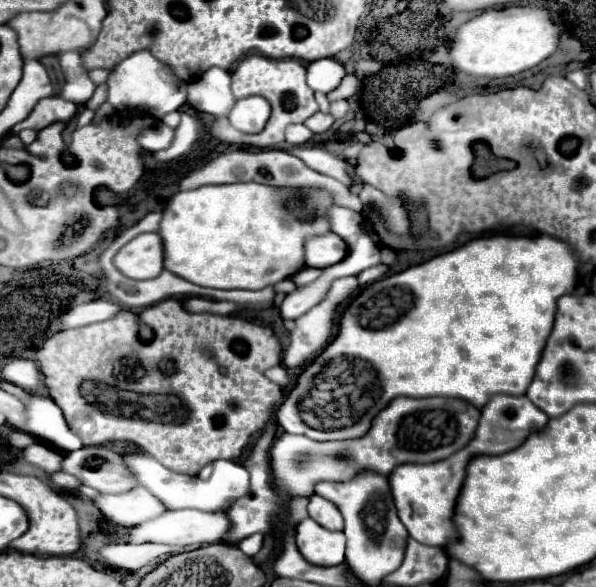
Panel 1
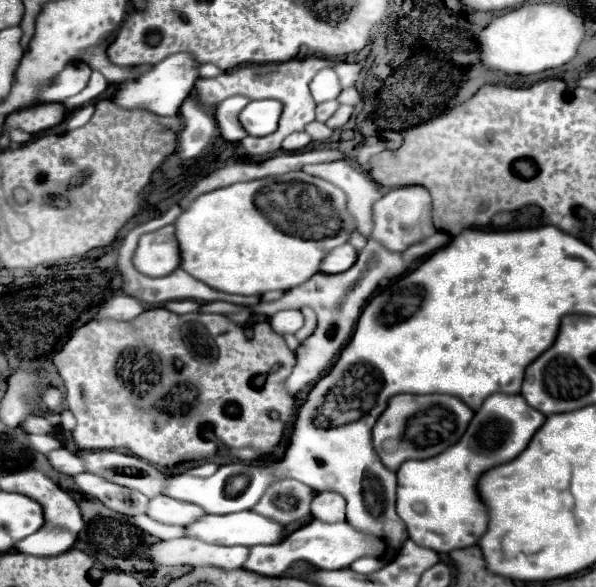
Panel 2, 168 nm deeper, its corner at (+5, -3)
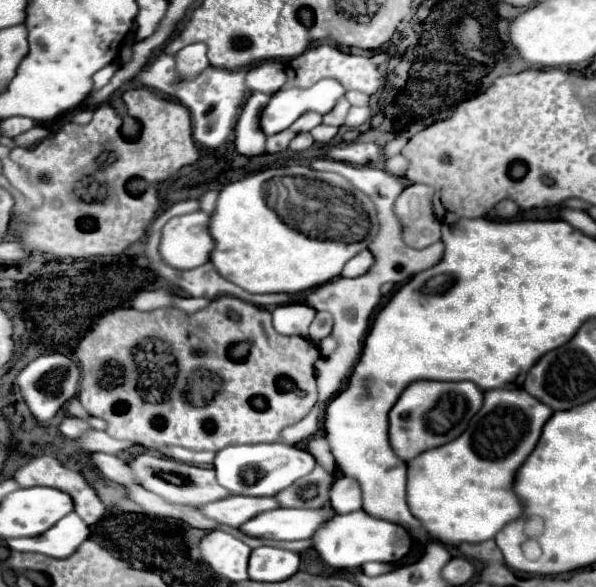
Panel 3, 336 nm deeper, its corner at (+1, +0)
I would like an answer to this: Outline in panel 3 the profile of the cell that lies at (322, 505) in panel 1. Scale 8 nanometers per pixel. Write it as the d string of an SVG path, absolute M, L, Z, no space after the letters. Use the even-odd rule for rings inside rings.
M339 477L331 489L331 507L337 513L351 513L361 509L361 489L355 479Z

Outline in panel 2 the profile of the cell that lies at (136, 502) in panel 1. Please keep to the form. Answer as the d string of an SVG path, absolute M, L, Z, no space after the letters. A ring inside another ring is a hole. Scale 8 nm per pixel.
M157 496L149 502L149 512L151 518L165 522L165 524L193 524L199 518L203 518L207 512L197 506L197 504L189 504L189 502L181 502L169 496Z

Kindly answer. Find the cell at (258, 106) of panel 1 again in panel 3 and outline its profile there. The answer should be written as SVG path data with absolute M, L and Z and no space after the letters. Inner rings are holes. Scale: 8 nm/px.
M321 79L311 89L281 89L271 95L269 103L261 111L261 131L265 135L279 133L307 111L317 111L325 115L343 95L343 85L333 79Z

